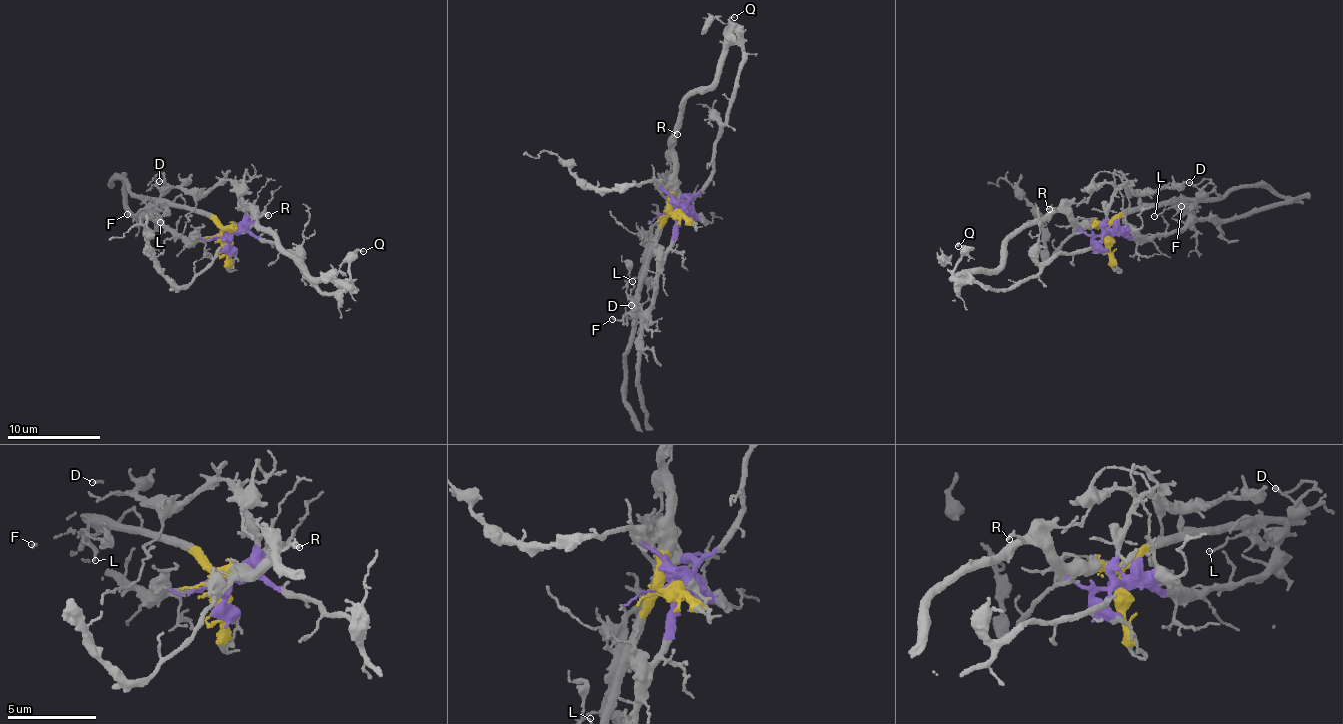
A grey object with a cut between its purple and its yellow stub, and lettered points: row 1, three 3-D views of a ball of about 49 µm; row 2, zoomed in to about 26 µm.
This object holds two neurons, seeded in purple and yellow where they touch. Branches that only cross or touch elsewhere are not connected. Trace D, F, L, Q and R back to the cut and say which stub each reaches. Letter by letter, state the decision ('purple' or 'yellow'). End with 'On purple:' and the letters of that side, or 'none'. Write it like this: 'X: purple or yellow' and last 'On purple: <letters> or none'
D: purple
F: purple
L: purple
Q: purple
R: yellow
On purple: D, F, L, Q

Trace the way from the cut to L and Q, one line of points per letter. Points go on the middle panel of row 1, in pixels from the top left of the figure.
L: (676, 211), (678, 226), (662, 265), (656, 297), (641, 312), (637, 311), (631, 297), (632, 280)
Q: (676, 211), (713, 170), (713, 143), (725, 119), (742, 58), (741, 35), (733, 24), (726, 28), (734, 16)

